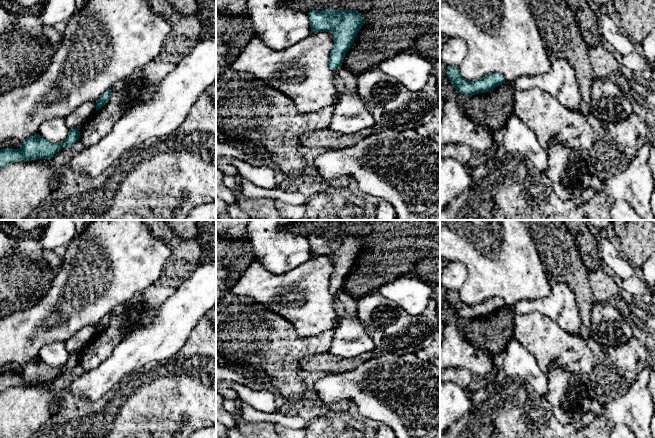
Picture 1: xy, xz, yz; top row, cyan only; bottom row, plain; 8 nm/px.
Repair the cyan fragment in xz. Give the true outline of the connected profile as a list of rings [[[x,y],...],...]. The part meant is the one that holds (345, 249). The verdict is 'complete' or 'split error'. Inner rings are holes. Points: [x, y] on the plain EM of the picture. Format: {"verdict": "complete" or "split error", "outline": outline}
{"verdict": "complete", "outline": [[[325,233],[323,235],[312,234],[308,240],[311,257],[333,257],[334,269],[330,277],[329,290],[333,294],[338,294],[365,247],[363,239],[355,234]]]}

